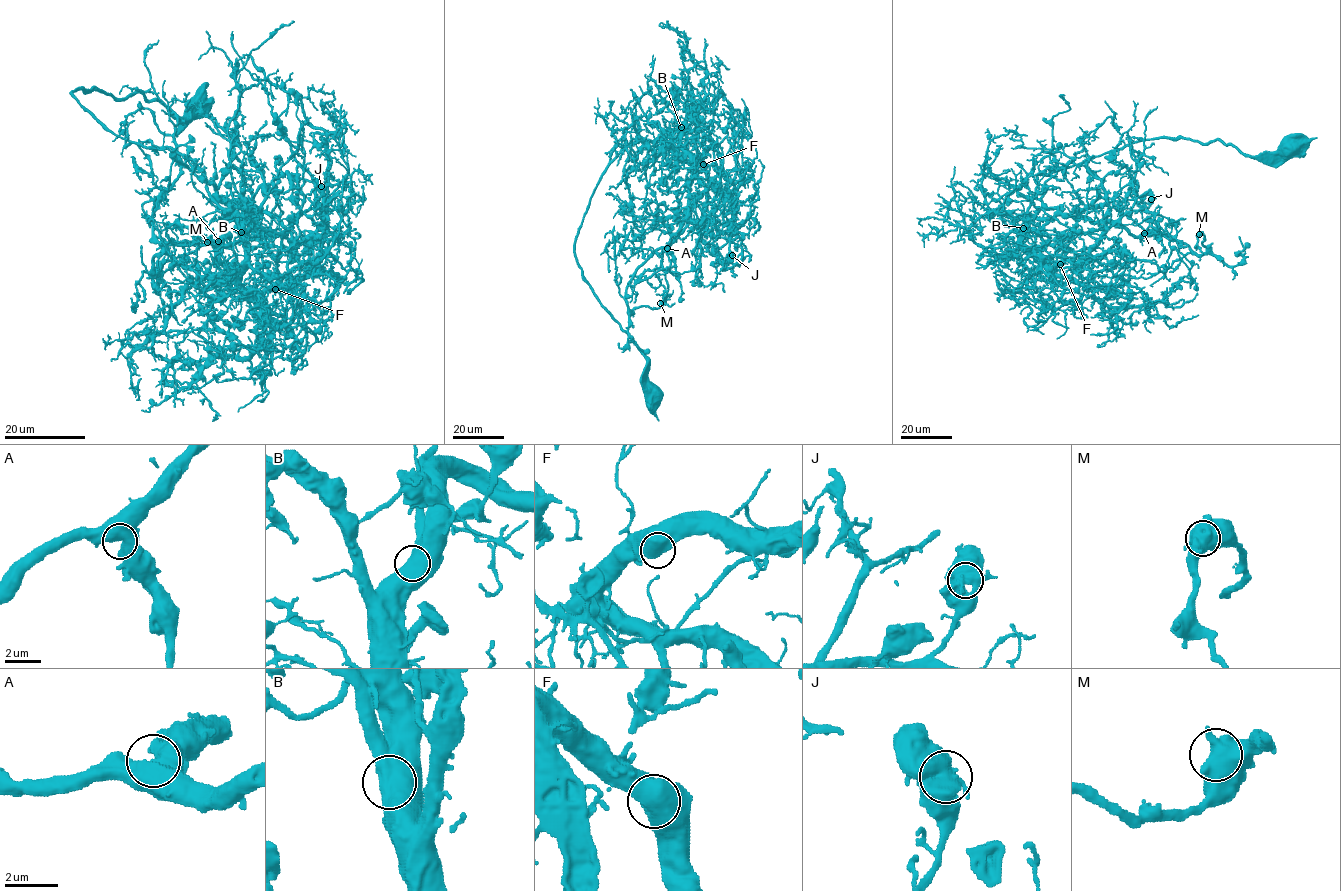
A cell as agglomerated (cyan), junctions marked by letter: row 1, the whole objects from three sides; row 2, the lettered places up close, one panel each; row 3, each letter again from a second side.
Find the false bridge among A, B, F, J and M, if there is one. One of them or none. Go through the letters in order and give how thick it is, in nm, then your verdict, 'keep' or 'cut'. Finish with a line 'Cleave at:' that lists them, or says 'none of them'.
A: 900 nm | keep
B: 1000 nm | keep
F: 900 nm | keep
J: 1050 nm | keep
M: 1000 nm | keep
Cleave at: none of them

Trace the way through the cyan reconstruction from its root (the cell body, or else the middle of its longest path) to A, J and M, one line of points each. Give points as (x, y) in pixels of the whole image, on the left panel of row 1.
A: (201, 105), (187, 121), (141, 93), (72, 93), (115, 135), (185, 154), (226, 216), (257, 211), (218, 241)
J: (201, 105), (187, 121), (141, 93), (72, 93), (201, 172), (236, 218), (248, 295), (311, 270), (321, 186)
M: (201, 105), (72, 93), (185, 154), (226, 216), (257, 211), (154, 273), (207, 242)

